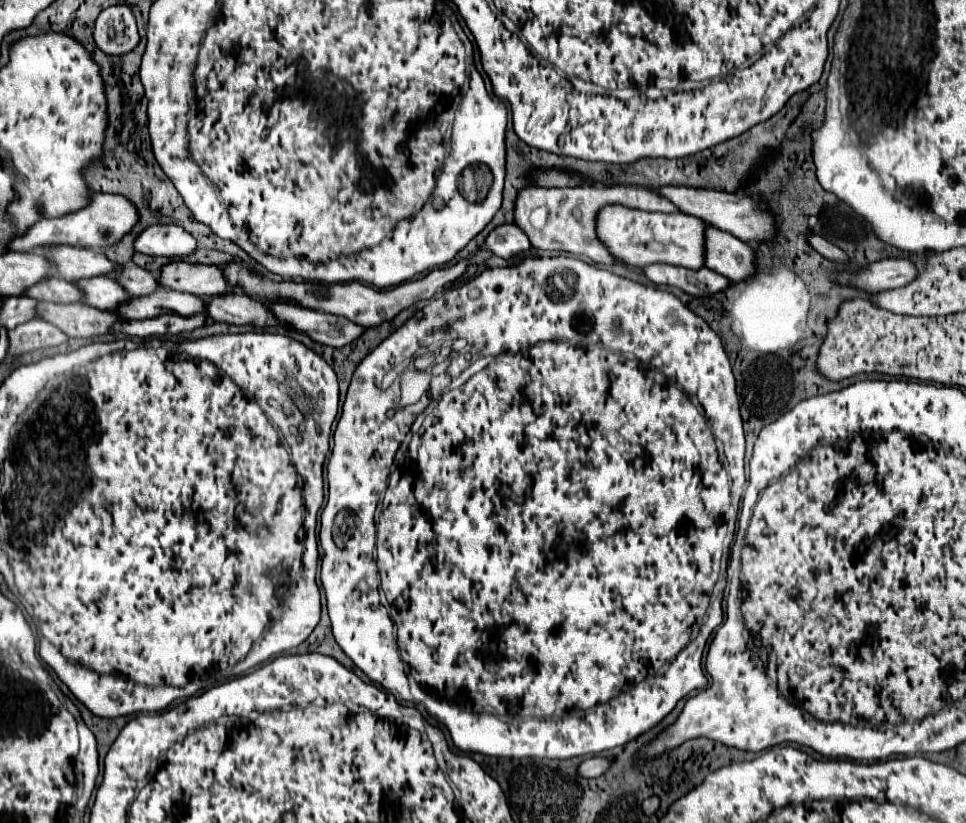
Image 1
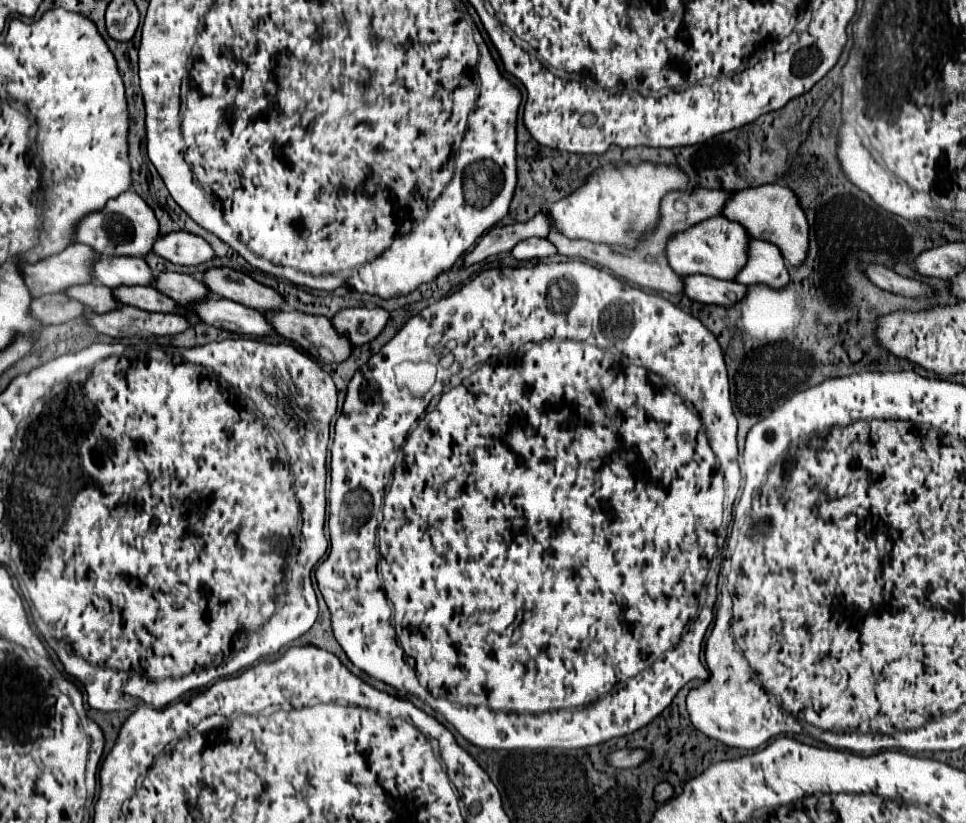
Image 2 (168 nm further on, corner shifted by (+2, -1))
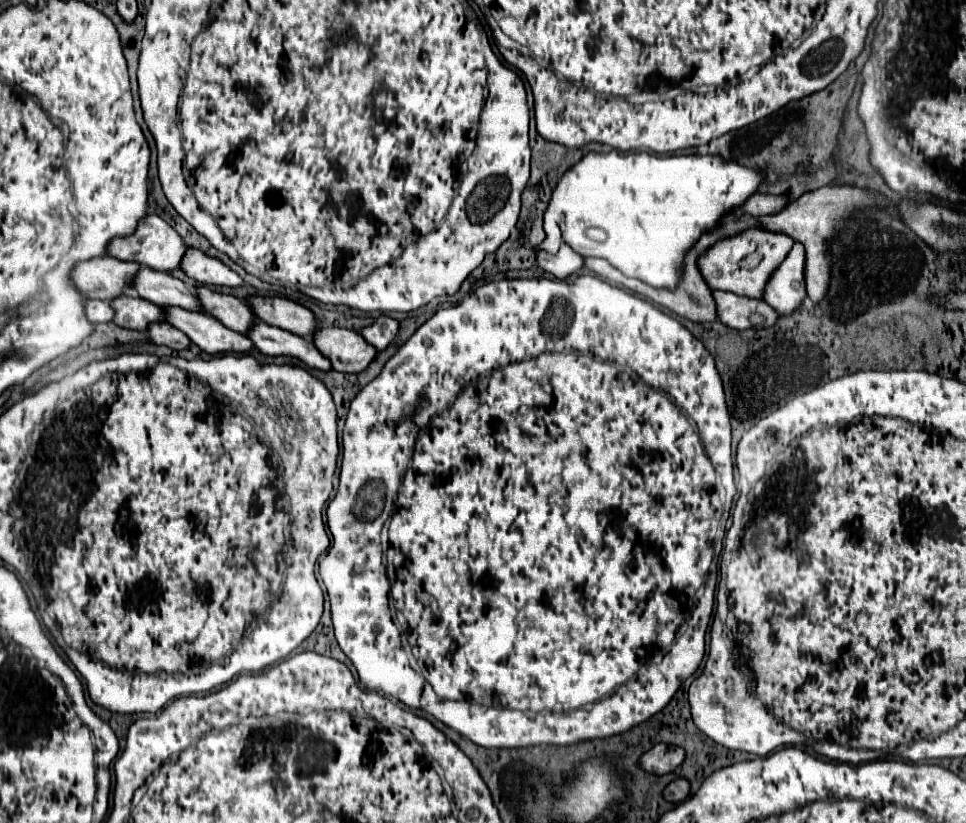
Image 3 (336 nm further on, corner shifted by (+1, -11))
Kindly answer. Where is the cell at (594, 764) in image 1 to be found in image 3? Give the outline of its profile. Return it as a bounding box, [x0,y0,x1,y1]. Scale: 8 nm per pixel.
[640,744,686,774]

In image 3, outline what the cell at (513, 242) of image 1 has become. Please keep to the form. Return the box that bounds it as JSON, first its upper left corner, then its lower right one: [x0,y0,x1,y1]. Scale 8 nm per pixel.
[538,244,584,280]

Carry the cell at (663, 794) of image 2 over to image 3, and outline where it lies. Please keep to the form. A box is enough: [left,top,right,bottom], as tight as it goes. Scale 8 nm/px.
[664,778,690,802]

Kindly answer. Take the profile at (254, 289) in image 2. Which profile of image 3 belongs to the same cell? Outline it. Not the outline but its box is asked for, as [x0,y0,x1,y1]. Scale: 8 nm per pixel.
[250,296,318,338]

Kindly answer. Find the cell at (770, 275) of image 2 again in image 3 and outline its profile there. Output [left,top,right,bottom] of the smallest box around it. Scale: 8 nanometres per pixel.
[766,242,806,316]

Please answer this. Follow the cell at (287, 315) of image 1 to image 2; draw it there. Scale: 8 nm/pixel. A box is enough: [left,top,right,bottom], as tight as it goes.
[331,308,389,346]

